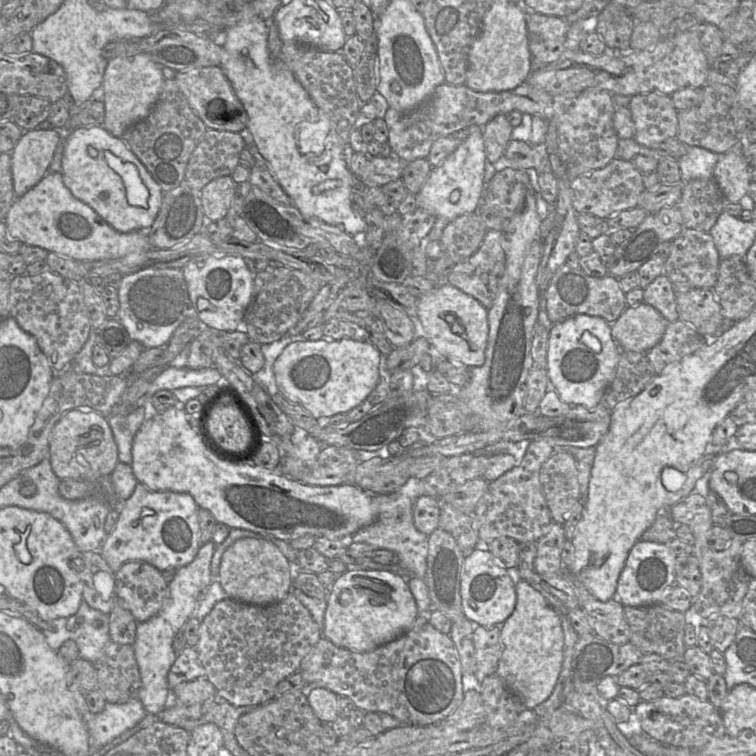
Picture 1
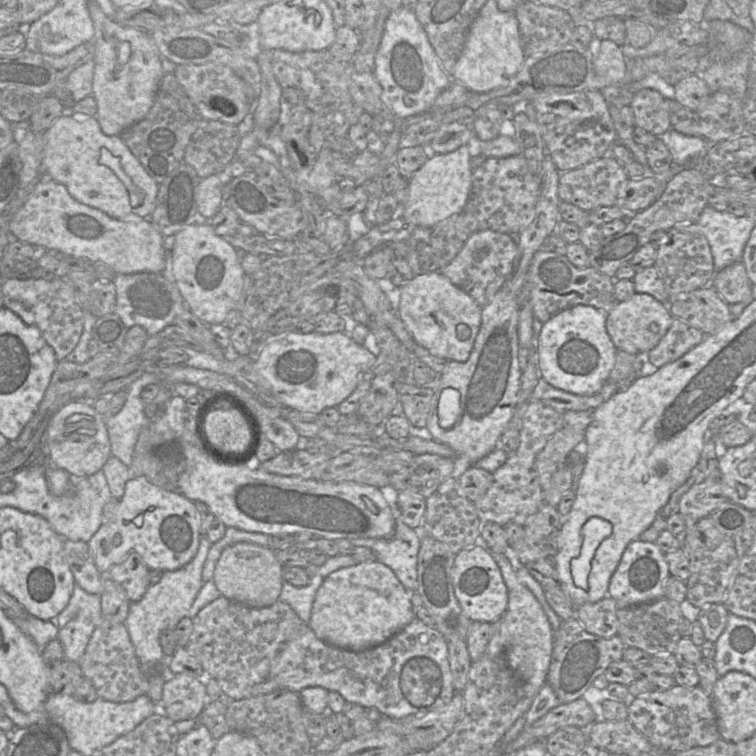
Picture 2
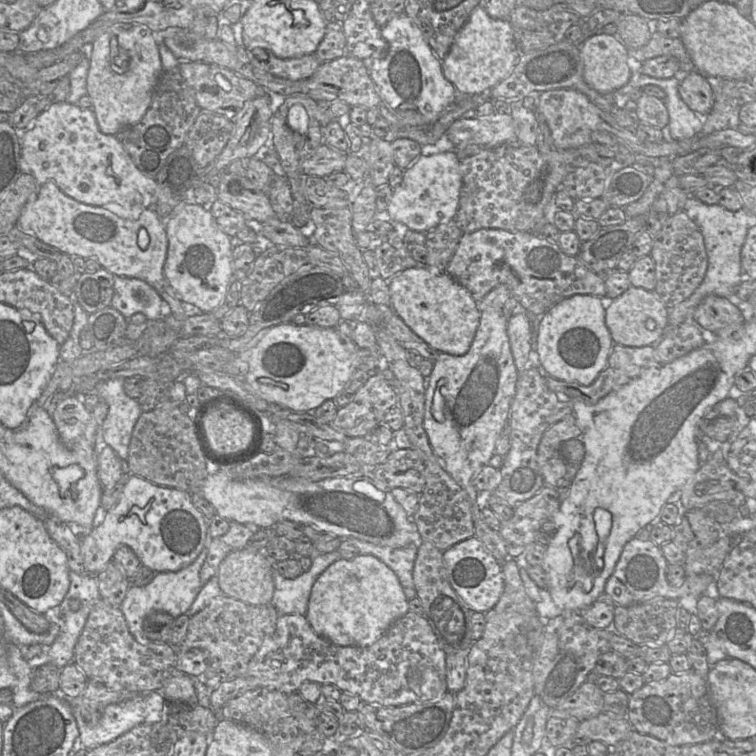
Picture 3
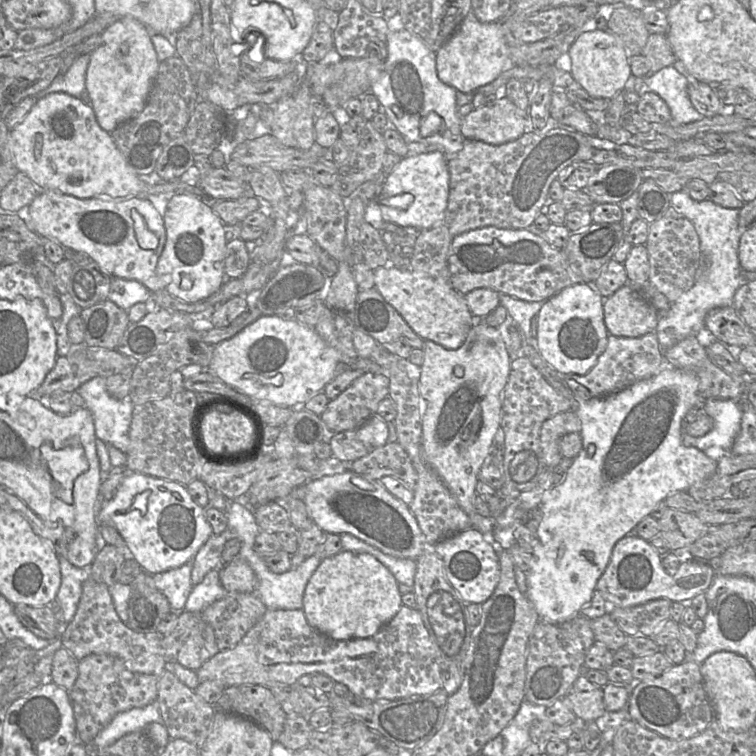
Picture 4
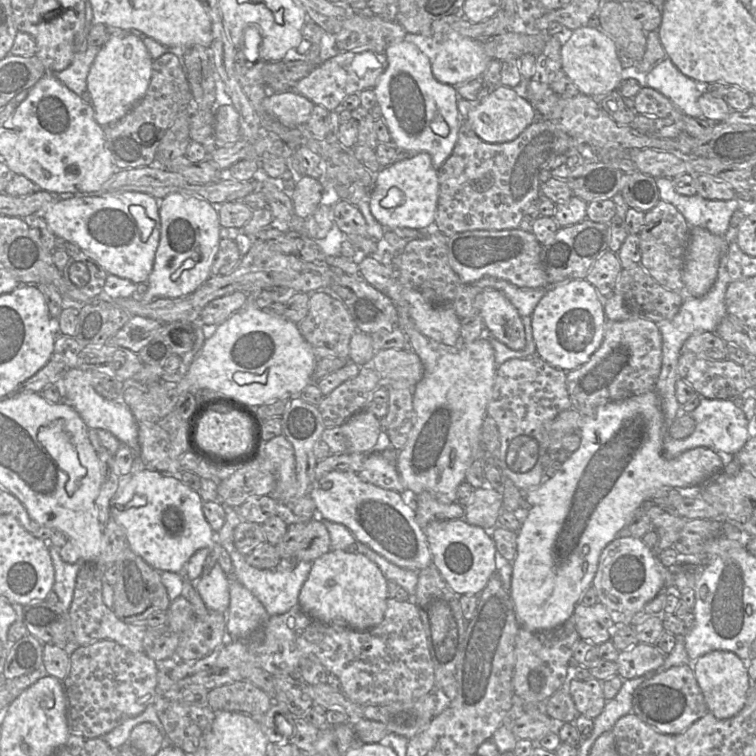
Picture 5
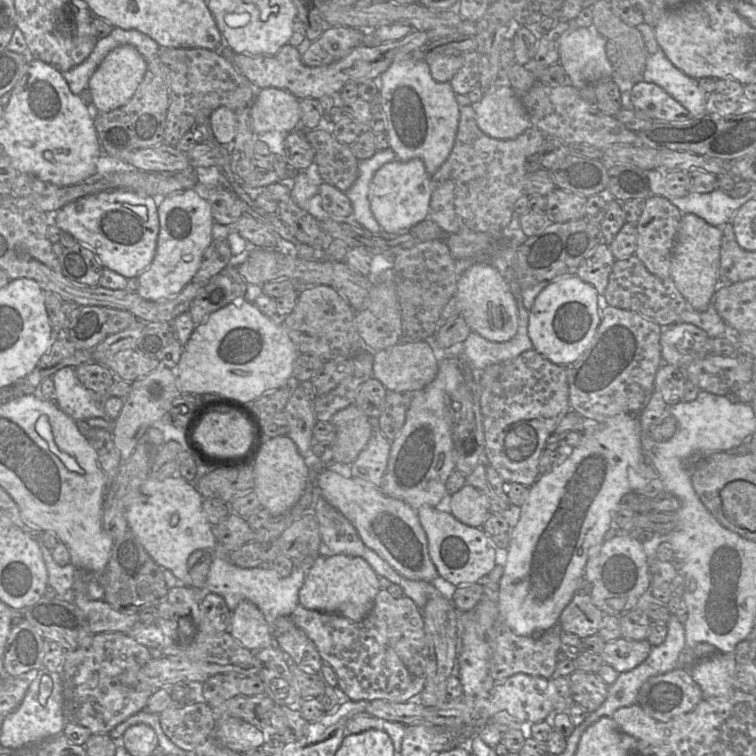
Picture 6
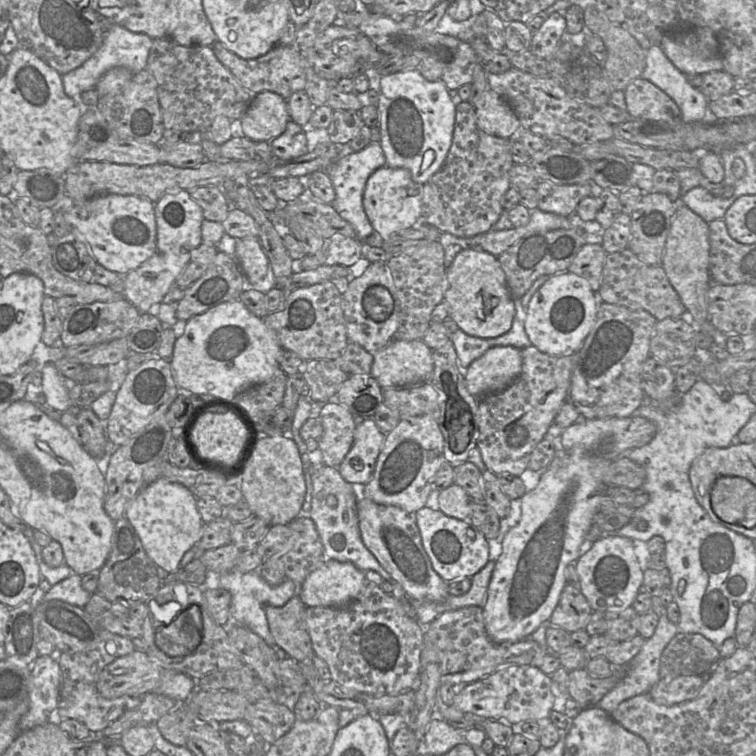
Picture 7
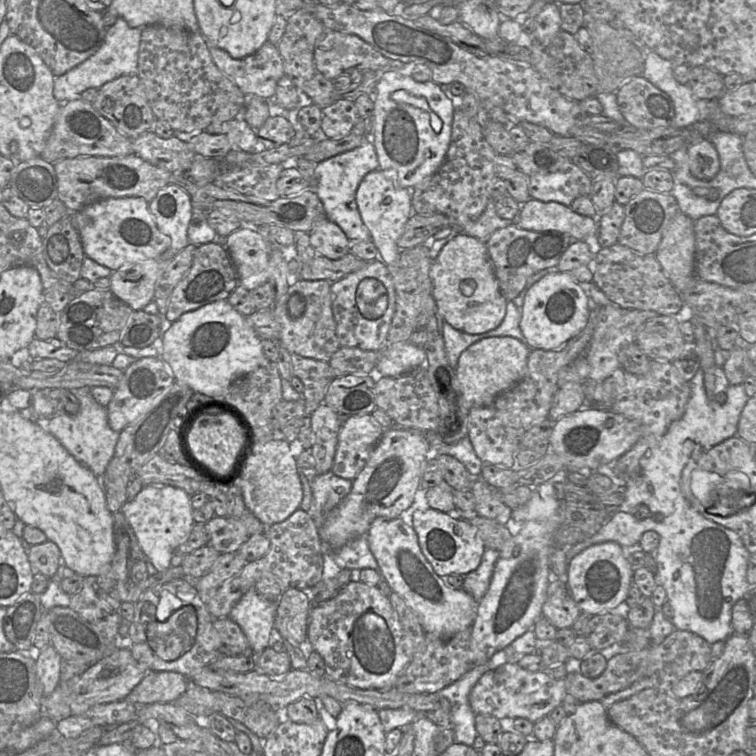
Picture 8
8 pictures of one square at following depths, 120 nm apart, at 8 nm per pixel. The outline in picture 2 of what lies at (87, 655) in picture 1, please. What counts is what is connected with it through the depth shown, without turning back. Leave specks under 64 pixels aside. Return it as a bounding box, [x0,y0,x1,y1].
[57,583,104,662]

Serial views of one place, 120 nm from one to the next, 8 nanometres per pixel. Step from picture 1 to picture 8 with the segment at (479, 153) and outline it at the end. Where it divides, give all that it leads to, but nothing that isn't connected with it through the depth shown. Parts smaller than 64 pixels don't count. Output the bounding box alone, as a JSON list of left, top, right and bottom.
[356,170,412,265]

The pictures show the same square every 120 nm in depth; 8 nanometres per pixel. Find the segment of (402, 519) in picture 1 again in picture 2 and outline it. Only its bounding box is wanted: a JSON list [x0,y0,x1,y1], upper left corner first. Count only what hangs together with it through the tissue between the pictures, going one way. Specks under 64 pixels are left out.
[349,515,421,591]

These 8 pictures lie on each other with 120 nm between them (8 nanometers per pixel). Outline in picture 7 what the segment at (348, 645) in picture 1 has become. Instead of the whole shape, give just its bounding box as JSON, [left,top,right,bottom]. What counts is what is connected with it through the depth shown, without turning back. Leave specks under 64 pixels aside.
[298,559,366,607]

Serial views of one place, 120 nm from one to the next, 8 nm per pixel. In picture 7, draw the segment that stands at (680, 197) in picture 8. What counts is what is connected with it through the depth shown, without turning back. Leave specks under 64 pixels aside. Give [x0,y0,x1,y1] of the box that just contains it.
[681,187,738,224]

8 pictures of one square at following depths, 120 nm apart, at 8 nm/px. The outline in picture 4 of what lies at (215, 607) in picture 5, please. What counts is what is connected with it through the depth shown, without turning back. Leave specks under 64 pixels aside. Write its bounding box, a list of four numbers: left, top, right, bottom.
[185,570,228,613]

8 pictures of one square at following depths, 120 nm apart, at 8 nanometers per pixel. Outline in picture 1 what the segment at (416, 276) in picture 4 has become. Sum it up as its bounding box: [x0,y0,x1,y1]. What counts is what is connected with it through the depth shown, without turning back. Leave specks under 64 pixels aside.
[417,282,489,368]

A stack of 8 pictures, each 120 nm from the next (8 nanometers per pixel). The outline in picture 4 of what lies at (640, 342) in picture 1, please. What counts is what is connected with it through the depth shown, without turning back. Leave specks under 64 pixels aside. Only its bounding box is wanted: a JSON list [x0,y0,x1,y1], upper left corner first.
[603,282,660,337]

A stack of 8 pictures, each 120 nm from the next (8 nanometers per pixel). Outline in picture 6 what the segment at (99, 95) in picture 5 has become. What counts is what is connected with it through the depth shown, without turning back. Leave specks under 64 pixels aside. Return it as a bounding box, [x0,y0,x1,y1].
[88,45,147,112]

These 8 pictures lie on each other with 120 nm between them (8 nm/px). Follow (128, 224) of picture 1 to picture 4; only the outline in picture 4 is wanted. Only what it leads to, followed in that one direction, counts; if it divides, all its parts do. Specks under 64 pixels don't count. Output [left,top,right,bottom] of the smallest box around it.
[9,92,200,198]

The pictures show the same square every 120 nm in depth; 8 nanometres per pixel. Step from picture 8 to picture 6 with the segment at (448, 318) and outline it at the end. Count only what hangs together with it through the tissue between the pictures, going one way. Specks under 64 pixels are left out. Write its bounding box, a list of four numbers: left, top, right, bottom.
[455,261,518,342]

